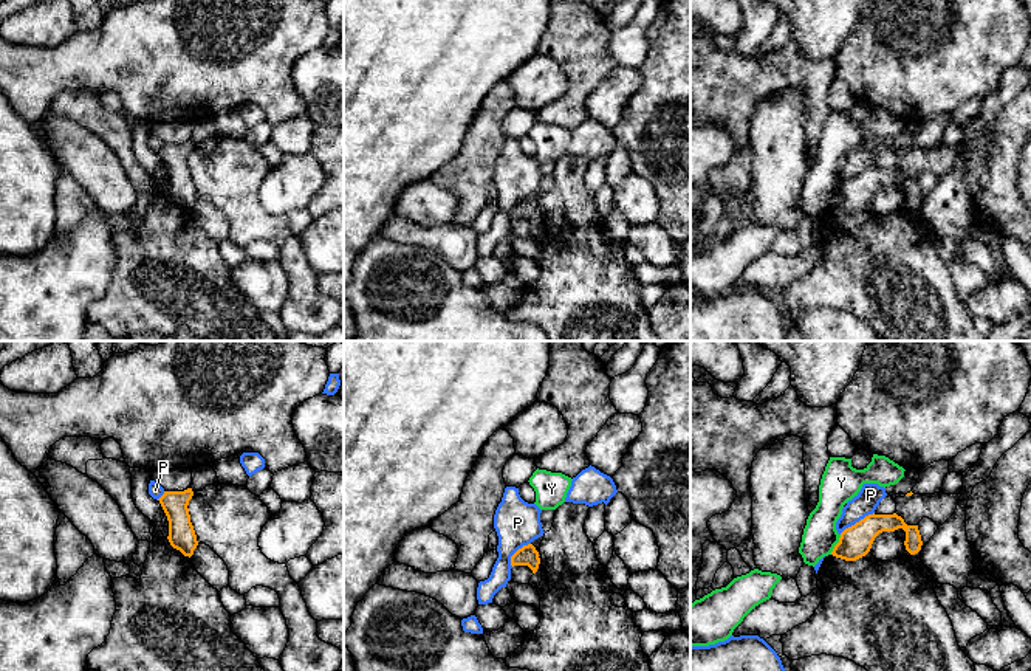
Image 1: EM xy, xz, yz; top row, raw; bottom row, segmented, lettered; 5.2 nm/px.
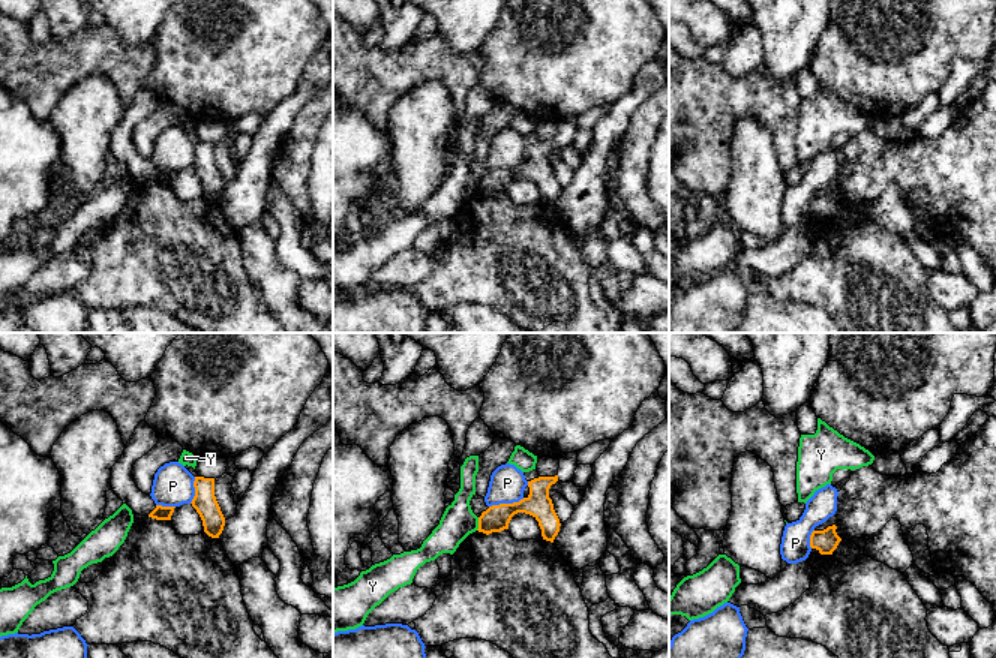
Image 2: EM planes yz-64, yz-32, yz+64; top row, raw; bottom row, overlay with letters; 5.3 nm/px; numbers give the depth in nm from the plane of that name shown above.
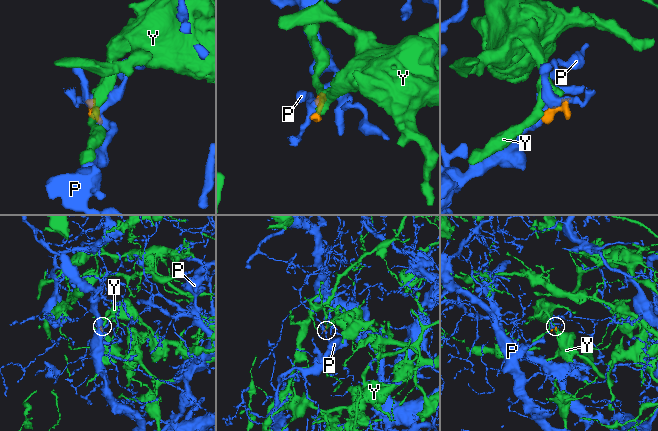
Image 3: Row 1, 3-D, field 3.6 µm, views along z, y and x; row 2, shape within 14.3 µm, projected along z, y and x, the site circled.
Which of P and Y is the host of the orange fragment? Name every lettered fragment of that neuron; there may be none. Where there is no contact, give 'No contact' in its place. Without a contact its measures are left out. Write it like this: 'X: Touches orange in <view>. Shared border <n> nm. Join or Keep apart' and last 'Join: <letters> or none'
P: Touches orange in yz. Shared border 220 nm. Keep apart
Y: Touches orange in yz. Shared border 120 nm. Keep apart
Join: none

